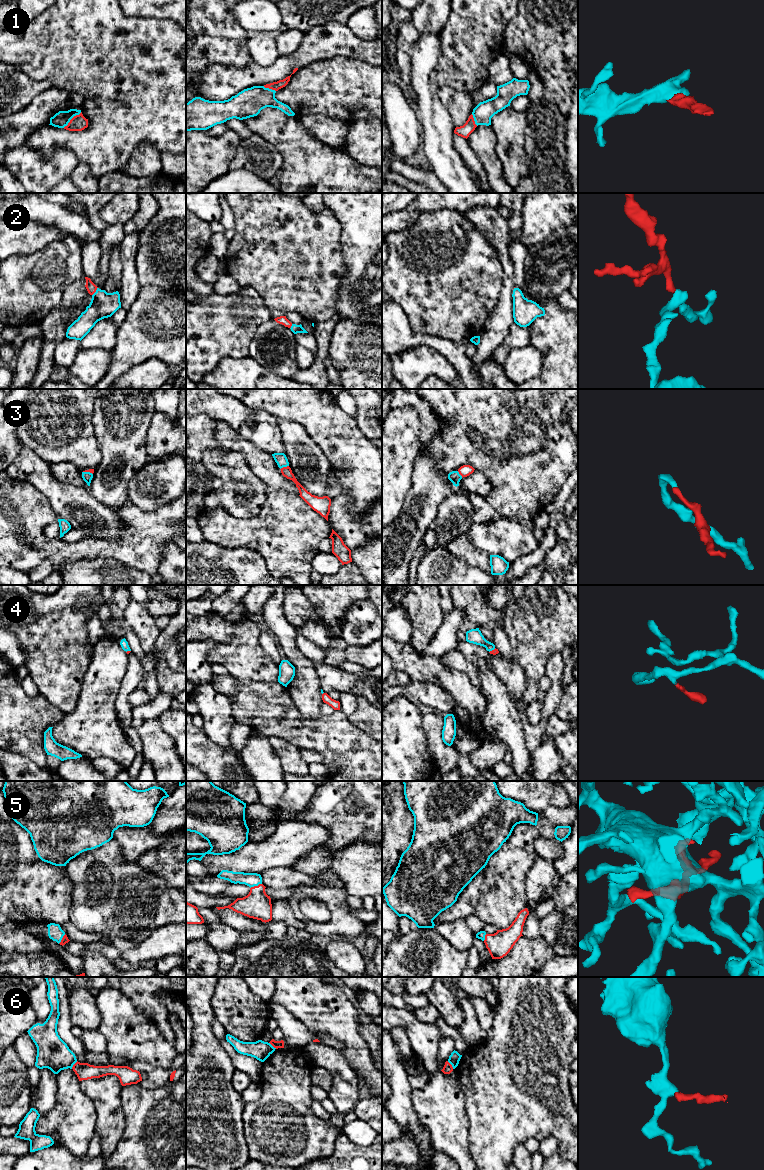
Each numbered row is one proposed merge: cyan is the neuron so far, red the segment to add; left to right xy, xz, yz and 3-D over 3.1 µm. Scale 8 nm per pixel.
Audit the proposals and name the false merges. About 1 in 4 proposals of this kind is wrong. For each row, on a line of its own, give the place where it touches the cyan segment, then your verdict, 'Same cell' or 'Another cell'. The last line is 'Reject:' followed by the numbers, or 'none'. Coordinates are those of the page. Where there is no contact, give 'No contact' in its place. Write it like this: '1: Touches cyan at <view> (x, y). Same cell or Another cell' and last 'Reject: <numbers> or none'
1: Touches cyan at xy (71, 118). Same cell
2: Touches cyan at xy (96, 291). Same cell
3: Touches cyan at xz (284, 466). Same cell
4: Touches cyan at yz (492, 649). Same cell
5: Touches cyan at xz (255, 885). Same cell
6: Touches cyan at xy (73, 1064). Another cell
Reject: 6

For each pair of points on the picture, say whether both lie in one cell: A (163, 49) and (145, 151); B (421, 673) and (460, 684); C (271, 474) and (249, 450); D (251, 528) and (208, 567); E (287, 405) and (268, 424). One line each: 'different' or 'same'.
A: different
B: same
C: same
D: different
E: different

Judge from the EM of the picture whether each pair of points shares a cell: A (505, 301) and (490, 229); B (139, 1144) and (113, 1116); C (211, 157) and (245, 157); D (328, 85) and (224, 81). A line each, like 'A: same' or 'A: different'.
A: same
B: different
C: different
D: different

